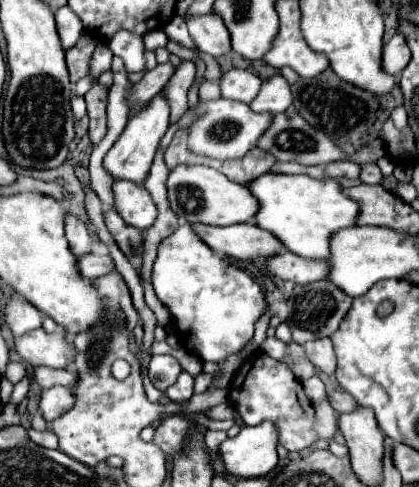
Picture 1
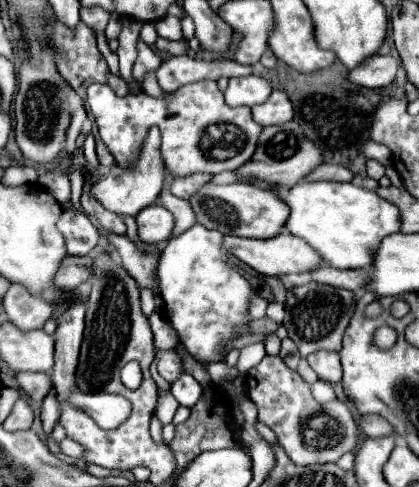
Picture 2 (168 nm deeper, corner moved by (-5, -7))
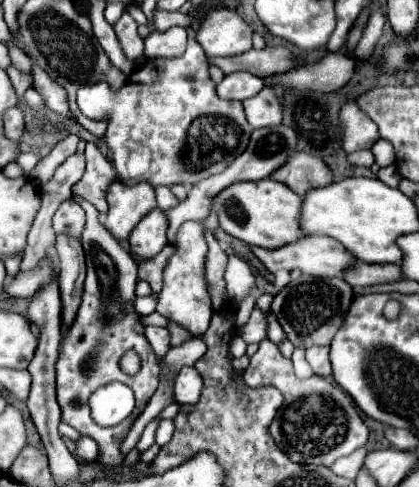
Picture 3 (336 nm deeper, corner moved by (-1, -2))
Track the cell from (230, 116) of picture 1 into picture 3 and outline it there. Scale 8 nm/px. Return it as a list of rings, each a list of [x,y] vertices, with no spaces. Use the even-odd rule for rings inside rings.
[[[188,39],[188,49],[176,59],[148,59],[140,63],[124,87],[112,91],[108,83],[90,83],[78,91],[80,111],[98,121],[106,121],[106,145],[114,153],[114,167],[118,179],[126,185],[148,181],[152,187],[158,185],[194,185],[210,175],[224,171],[248,145],[252,127],[244,117],[240,101],[224,101],[216,95],[216,83],[210,79],[206,53],[196,39]]]

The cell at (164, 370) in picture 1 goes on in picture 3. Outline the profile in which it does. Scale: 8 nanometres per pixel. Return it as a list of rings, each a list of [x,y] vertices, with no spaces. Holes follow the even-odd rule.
[[[146,327],[146,339],[152,345],[156,357],[164,361],[166,353],[170,351],[170,333],[164,327]]]

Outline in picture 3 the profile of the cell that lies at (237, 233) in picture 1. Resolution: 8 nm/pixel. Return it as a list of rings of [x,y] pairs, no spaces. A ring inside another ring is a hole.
[[[312,235],[312,237],[300,237],[294,243],[282,245],[278,249],[264,249],[264,247],[250,247],[252,253],[266,265],[266,269],[270,273],[276,273],[278,269],[300,269],[306,275],[316,275],[316,277],[336,277],[340,271],[344,271],[348,265],[354,265],[356,261],[352,259],[352,255],[348,255],[348,251],[342,251],[342,245],[336,239],[328,239],[328,237],[320,237],[320,235]]]

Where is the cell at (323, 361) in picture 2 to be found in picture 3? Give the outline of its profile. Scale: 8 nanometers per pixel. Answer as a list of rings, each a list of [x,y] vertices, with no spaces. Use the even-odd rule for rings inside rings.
[[[310,347],[306,349],[306,361],[314,369],[316,375],[320,377],[330,377],[332,375],[332,365],[330,365],[330,347]]]

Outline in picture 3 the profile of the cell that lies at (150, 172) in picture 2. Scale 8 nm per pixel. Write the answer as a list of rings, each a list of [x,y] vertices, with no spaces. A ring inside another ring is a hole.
[[[116,179],[106,191],[106,199],[110,205],[110,211],[106,215],[106,227],[118,241],[128,239],[130,231],[138,225],[138,221],[156,207],[154,187],[150,183],[124,187],[124,183]]]

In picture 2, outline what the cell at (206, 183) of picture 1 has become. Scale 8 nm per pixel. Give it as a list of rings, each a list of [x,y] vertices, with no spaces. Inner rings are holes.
[[[244,182],[228,186],[206,184],[190,198],[190,204],[196,212],[198,224],[240,238],[258,238],[258,240],[274,238],[284,232],[284,224],[290,216],[288,204],[280,198],[276,190],[266,190],[256,184],[244,184]]]

